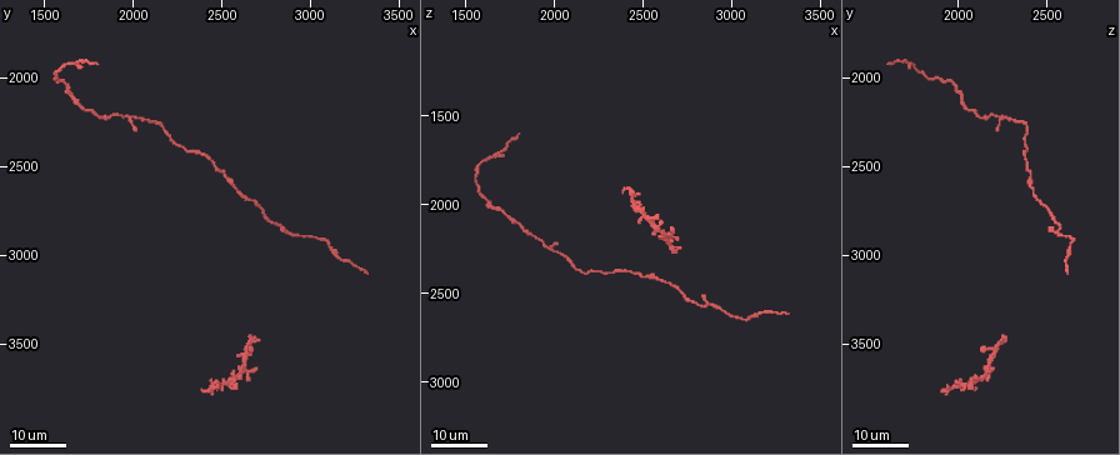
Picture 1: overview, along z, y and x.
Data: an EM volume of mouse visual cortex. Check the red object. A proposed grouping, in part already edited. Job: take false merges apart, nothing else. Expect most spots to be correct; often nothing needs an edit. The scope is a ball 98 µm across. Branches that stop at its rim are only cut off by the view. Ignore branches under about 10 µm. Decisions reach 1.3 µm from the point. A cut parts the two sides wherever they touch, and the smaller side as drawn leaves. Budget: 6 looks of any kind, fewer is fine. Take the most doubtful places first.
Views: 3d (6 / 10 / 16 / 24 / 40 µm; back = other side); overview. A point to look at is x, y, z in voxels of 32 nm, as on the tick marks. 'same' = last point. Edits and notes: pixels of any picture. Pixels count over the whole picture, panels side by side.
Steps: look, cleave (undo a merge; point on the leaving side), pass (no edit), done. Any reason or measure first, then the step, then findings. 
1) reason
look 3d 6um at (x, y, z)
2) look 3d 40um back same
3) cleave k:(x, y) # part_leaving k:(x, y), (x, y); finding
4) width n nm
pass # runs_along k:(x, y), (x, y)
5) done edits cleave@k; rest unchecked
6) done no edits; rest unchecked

three arms meet
look 3d 16um at (2860, 2860, 2560)

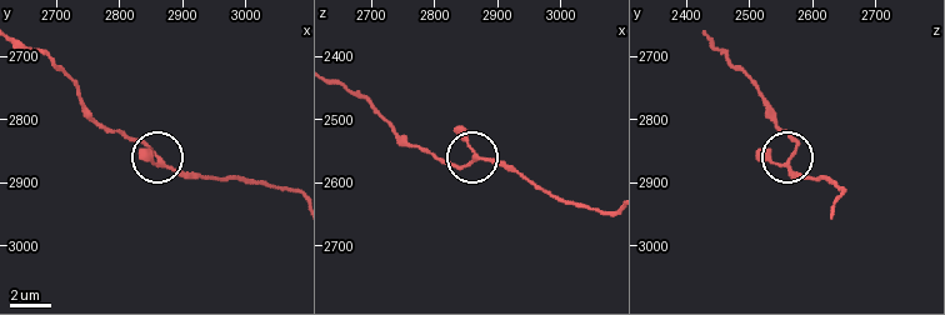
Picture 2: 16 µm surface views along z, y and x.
look 3d 10um at (2870, 2870, 2560)

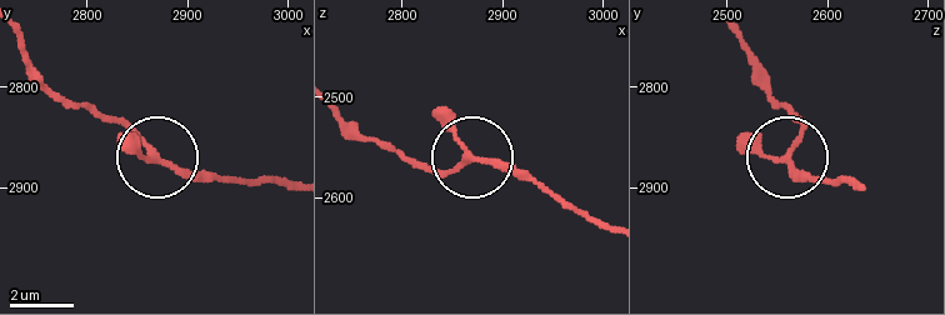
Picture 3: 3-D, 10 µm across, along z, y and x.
width 150 nm
pass # runs_along 3:(730, 26), (800, 131), (790, 158), (809, 176), (825, 179); continuous, no second neuron

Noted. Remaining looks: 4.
look 3d 16um at (2520, 2560, 2400)

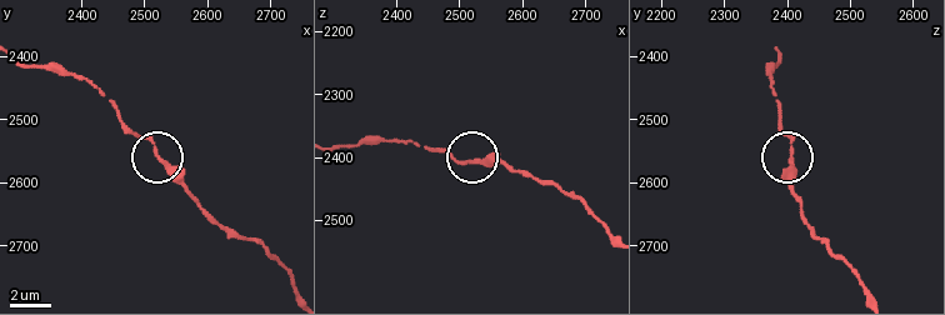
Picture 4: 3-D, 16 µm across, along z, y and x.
closer look
look 3d 6um at (2520, 2555, 2405)

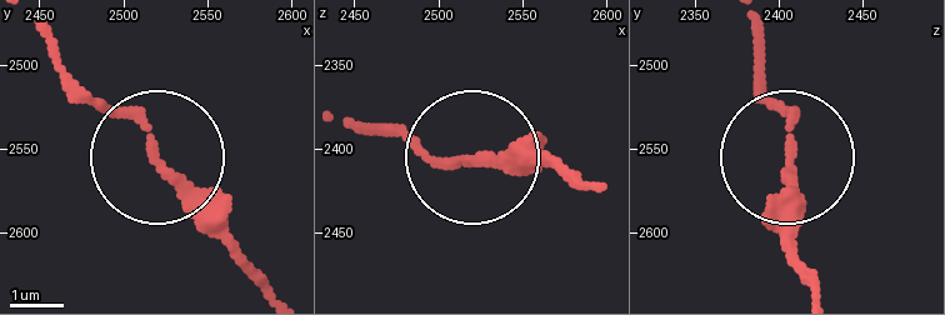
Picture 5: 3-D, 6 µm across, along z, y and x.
pass # runs_along 5:(793, 159), (765, 43); all the same neuron

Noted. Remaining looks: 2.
thick turns thin
look 3d 16um at (1720, 2180, 2040)

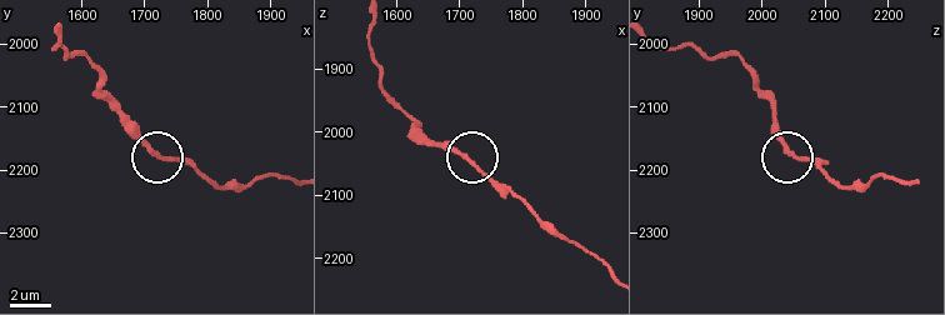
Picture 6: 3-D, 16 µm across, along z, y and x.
look 3d 6um at (1705, 2165, 2045)

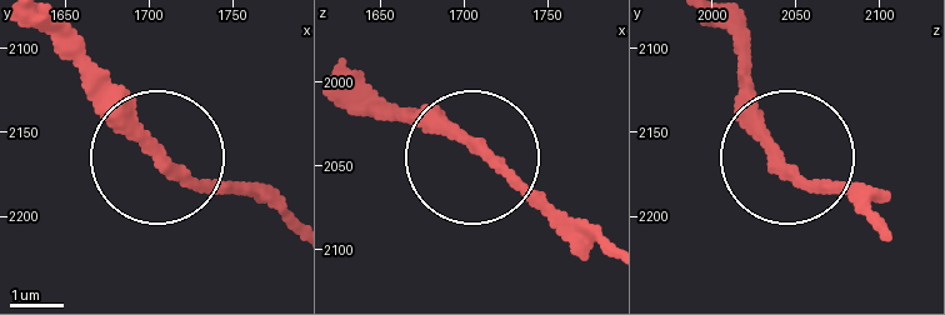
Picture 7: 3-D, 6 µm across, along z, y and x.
pass # continuous, no second neuron

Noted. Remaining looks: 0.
done no edits; rest unchecked

